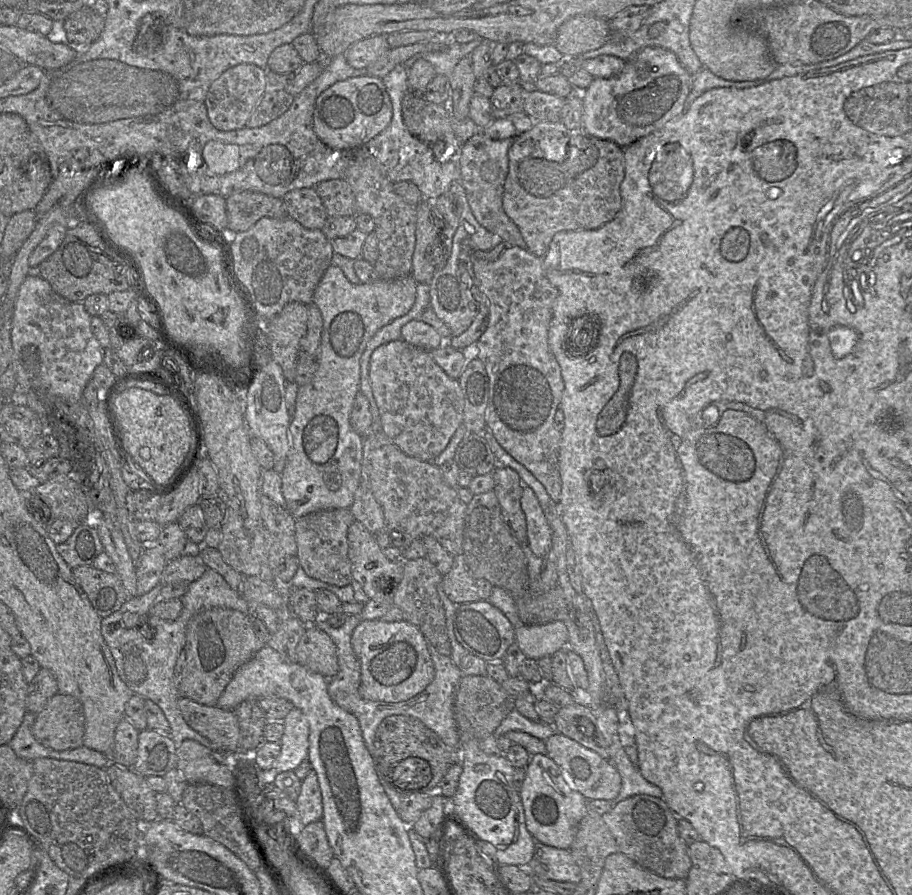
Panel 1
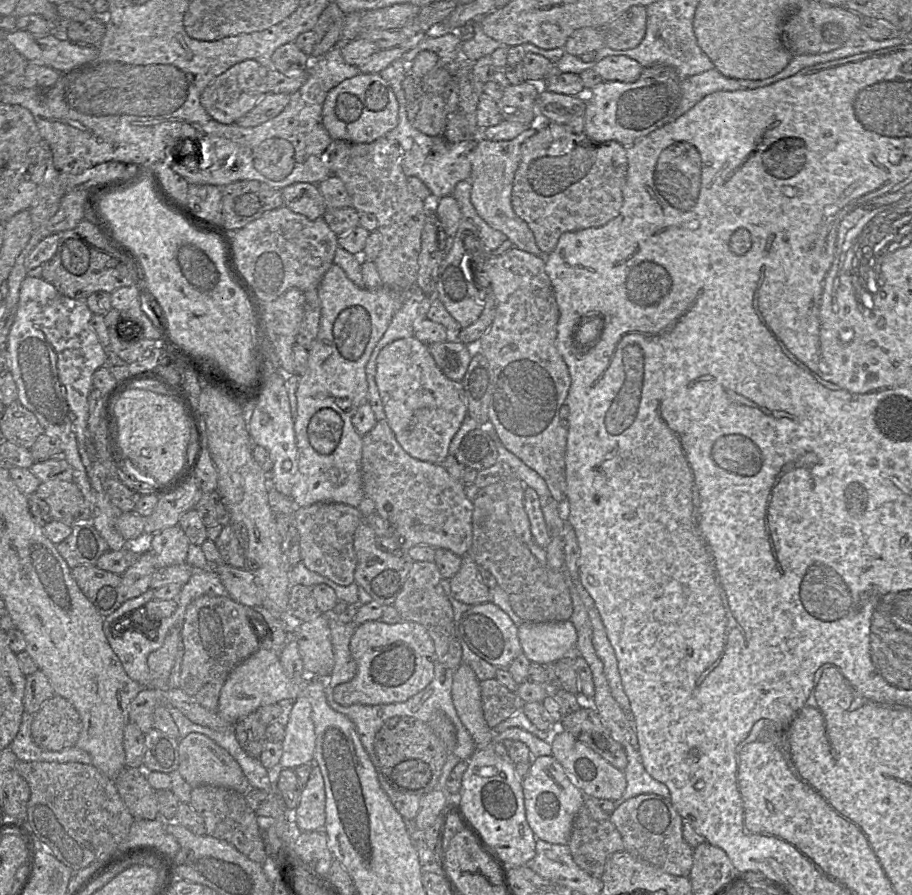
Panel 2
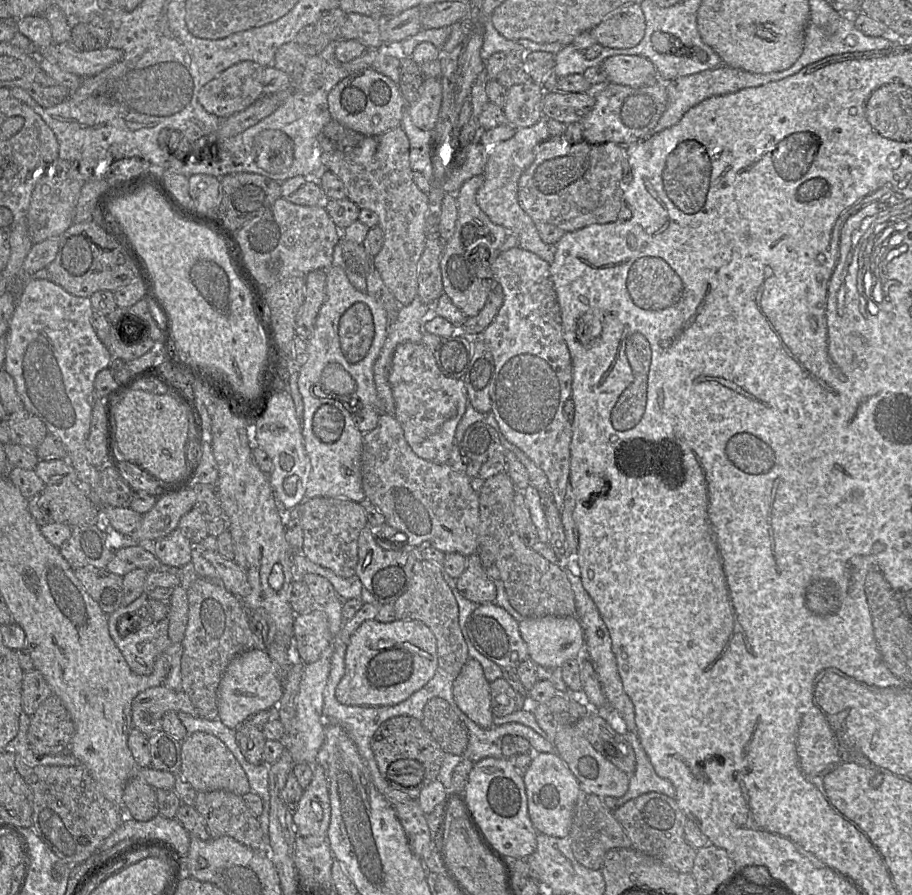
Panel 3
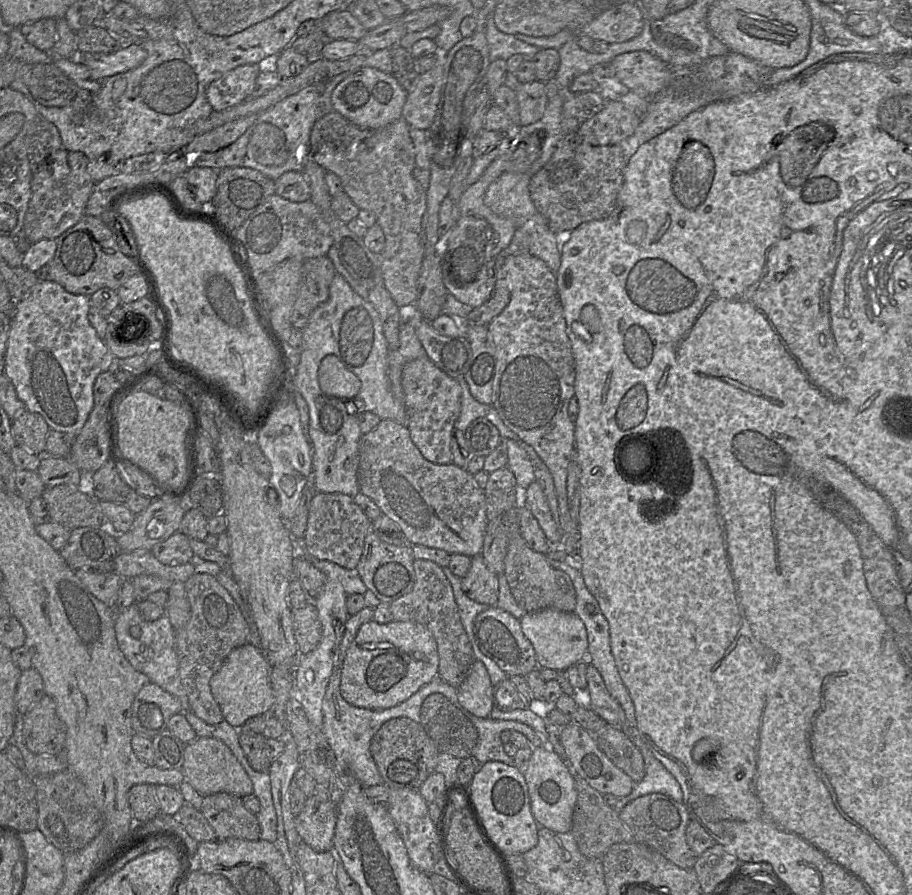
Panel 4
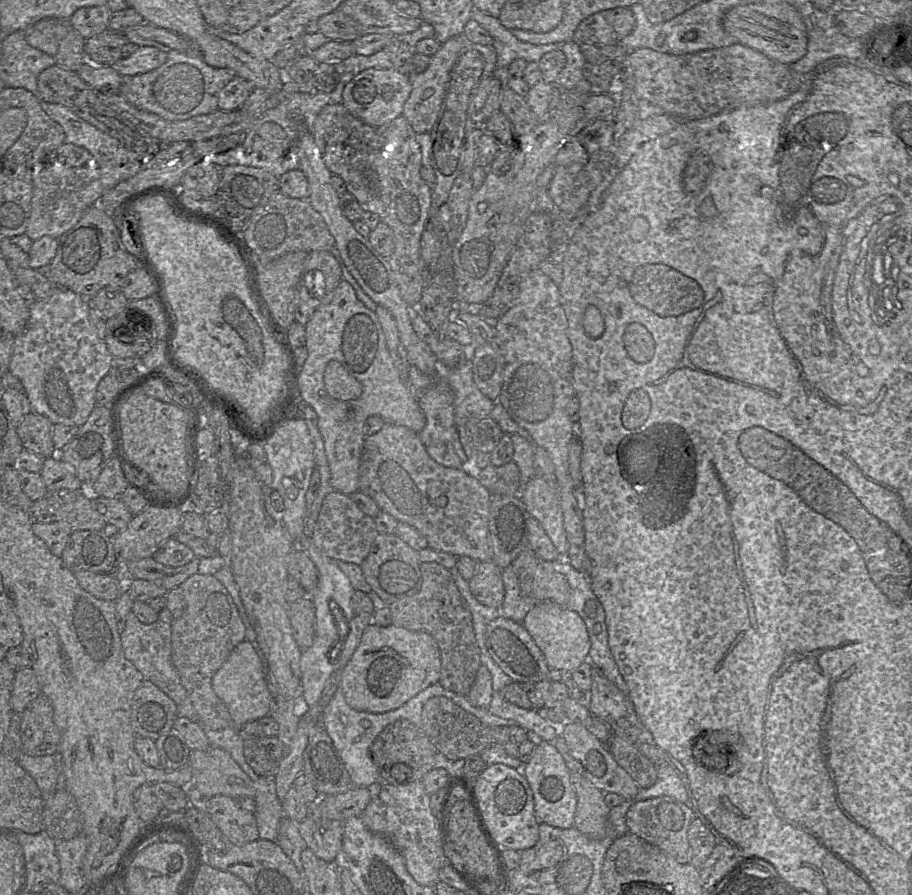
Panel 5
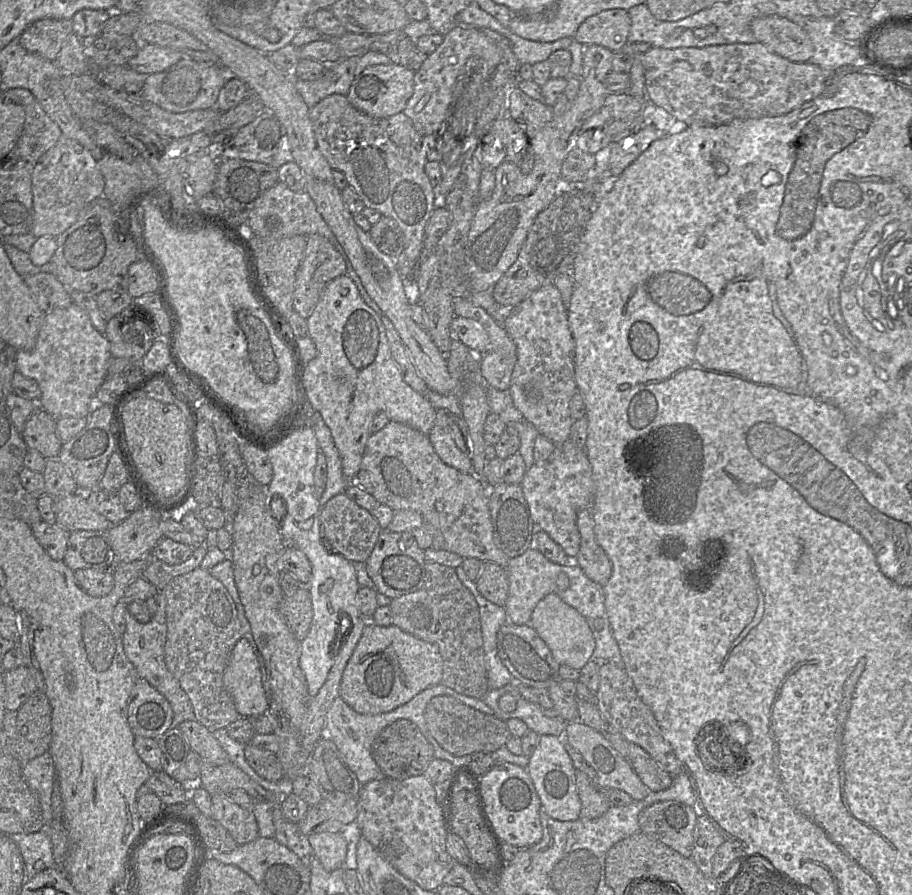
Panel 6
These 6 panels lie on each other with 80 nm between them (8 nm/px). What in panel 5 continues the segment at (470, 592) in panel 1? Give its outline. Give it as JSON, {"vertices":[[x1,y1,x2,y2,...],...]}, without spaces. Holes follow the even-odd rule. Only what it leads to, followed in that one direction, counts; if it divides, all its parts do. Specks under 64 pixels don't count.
{"vertices":[[494,562,477,563,473,577,468,581,475,599,489,607,501,607,504,599,502,570]]}

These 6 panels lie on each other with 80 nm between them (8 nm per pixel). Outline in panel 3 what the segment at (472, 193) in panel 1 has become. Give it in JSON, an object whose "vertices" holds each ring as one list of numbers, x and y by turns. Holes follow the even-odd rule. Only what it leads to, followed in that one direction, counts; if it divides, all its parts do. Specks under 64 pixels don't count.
{"vertices":[[542,115,536,124,517,129,510,139,496,143,488,149,488,160,483,171,484,181,476,193,476,202,493,223,517,237,518,247,551,264,554,260,554,246,542,241,533,220,521,208,517,196,519,178,533,162,536,147,551,138,548,120,549,117]]}

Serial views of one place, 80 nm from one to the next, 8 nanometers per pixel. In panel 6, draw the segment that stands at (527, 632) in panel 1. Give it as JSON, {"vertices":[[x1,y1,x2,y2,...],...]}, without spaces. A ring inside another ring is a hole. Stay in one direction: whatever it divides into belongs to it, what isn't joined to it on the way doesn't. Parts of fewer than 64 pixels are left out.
{"vertices":[[552,593,542,598,534,608,529,624,543,639,560,665,580,670,590,660,595,649,592,631,585,618,558,595]]}

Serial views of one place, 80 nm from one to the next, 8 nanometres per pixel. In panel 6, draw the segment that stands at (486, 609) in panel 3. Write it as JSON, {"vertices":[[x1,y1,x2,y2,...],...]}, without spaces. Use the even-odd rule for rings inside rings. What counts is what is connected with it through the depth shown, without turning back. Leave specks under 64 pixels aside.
{"vertices":[[507,622,500,627,497,633,497,653,513,676,515,682,522,682,534,688,548,688,559,684,560,664,553,658,552,653,543,639,530,625,514,625]]}

